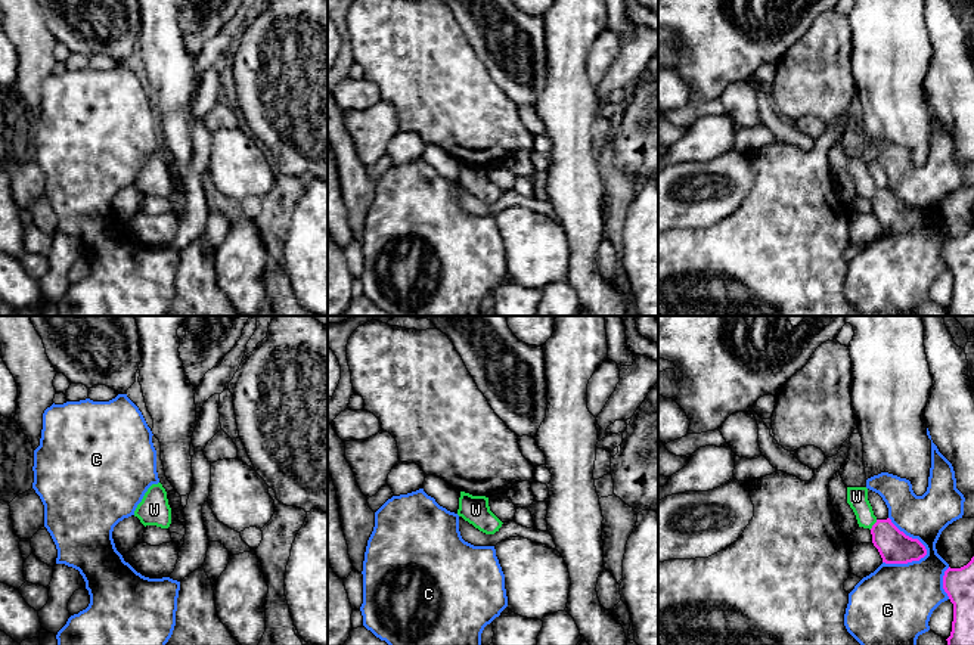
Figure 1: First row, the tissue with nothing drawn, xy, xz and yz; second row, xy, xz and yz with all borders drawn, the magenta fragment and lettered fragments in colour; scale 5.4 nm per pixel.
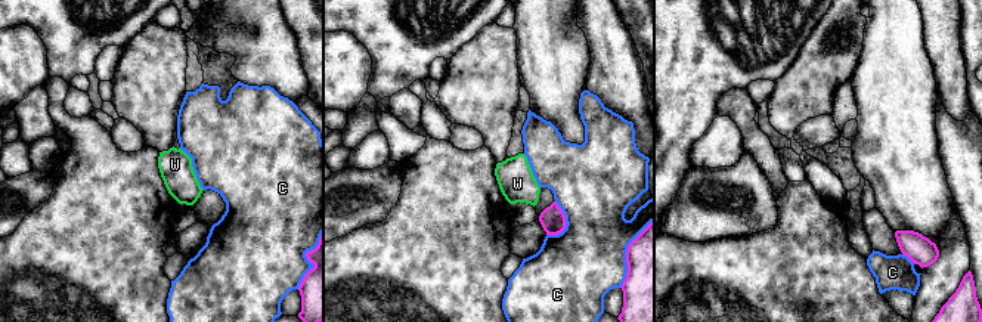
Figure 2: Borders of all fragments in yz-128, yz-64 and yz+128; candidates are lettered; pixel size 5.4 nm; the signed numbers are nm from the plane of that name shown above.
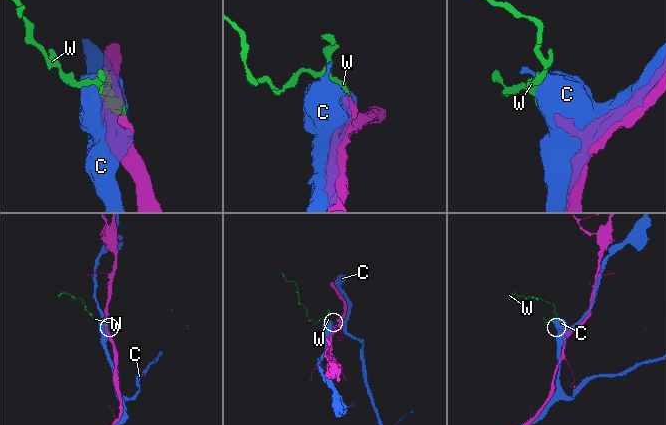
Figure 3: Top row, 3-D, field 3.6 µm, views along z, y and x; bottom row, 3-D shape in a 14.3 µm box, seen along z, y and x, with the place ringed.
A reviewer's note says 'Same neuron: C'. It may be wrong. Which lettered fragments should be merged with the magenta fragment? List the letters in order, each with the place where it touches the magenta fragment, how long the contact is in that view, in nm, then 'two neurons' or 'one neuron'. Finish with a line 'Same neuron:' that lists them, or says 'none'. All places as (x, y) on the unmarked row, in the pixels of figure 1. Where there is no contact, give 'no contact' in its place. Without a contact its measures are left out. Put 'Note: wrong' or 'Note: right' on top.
Note: wrong
C: yz (911, 207) | 300 nm | two neurons
W: yz (874, 194) | 70 nm | one neuron
Same neuron: W

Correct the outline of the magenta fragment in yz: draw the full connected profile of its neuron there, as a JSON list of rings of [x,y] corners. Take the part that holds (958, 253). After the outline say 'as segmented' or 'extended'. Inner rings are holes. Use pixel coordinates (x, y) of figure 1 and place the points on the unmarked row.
[[[974,226],[961,238],[947,238],[943,258],[953,273],[947,316],[974,316]]] | as segmented

